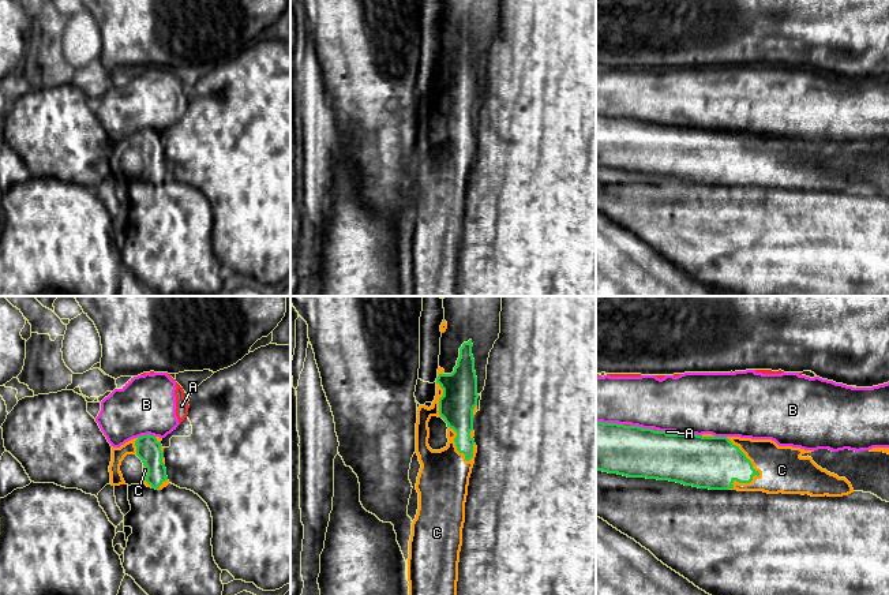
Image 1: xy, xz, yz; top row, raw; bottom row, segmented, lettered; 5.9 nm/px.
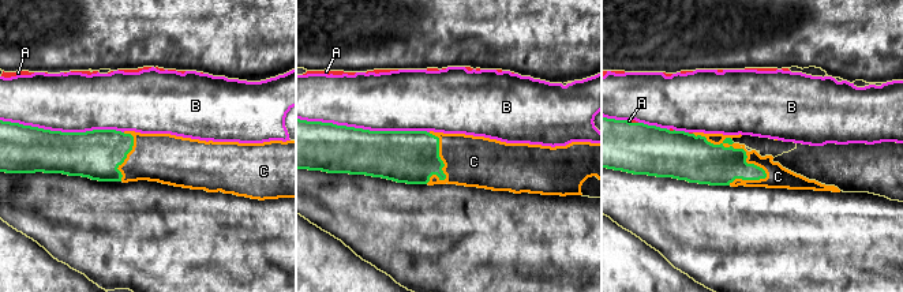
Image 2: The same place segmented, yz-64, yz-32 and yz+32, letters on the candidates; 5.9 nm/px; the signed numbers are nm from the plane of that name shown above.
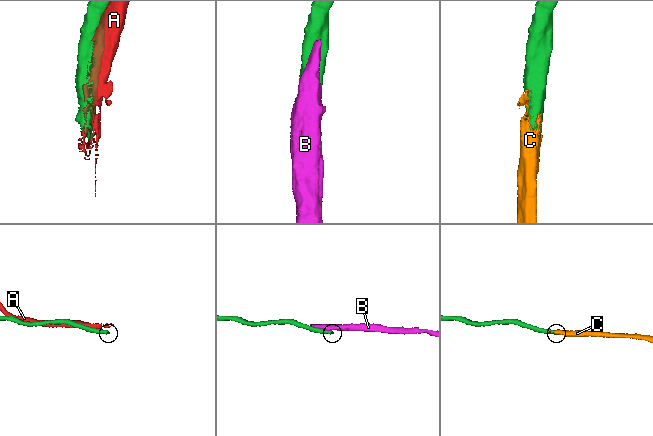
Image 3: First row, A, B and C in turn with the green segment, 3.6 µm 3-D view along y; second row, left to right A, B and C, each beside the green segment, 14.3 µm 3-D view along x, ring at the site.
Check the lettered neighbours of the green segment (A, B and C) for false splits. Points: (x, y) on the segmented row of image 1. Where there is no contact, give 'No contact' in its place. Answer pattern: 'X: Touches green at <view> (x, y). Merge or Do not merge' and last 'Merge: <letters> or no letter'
A: Touches green at yz (671, 434). Do not merge
B: Touches green at yz (689, 434). Do not merge
C: Touches green at yz (757, 471). Merge
Merge: C

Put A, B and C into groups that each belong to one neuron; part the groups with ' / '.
A B / C

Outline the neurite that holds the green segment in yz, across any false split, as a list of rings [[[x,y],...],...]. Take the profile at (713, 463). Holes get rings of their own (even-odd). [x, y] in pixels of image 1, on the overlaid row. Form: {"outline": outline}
{"outline": [[[596,422],[596,471],[603,471],[608,474],[618,474],[627,478],[646,478],[646,479],[657,479],[657,480],[669,480],[682,483],[684,486],[693,486],[698,489],[709,489],[709,490],[738,490],[738,491],[764,491],[768,494],[809,494],[811,497],[843,497],[854,493],[851,483],[845,478],[839,478],[834,474],[828,472],[818,467],[811,457],[804,457],[804,453],[811,453],[814,450],[804,450],[800,448],[792,446],[779,446],[772,439],[751,439],[751,438],[740,438],[740,437],[714,437],[712,434],[667,434],[665,431],[642,429],[638,426],[624,426],[618,423],[603,423]]]}

